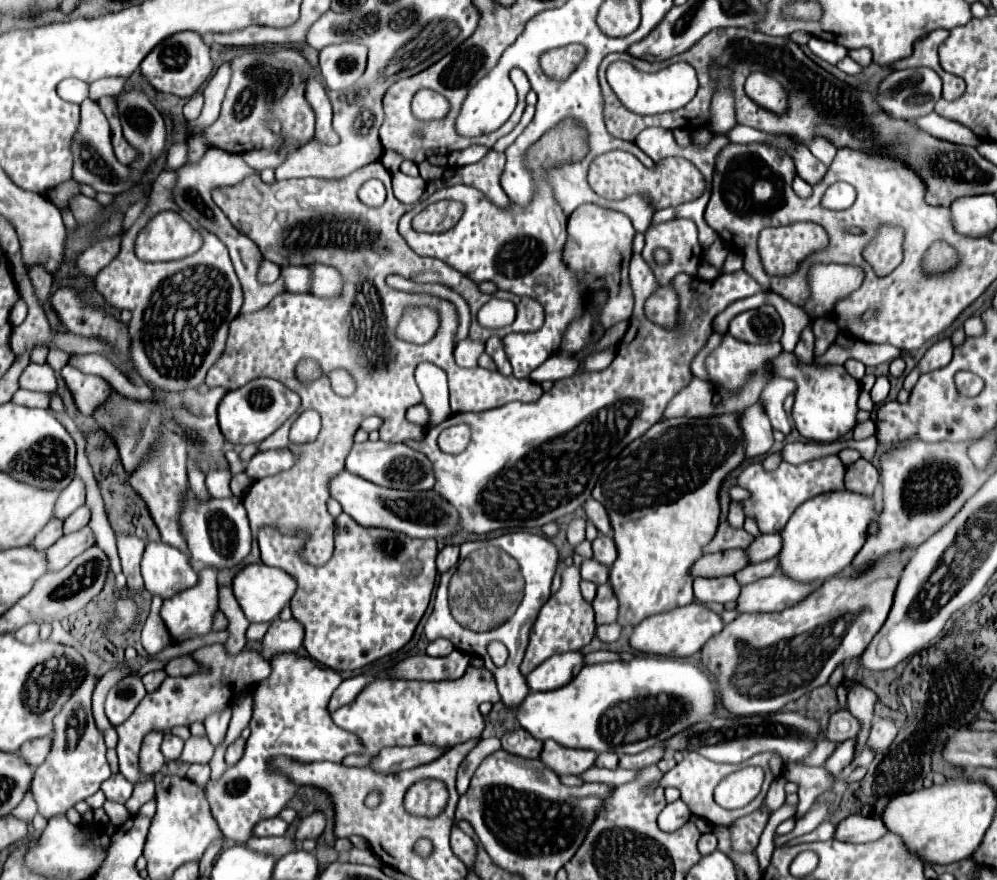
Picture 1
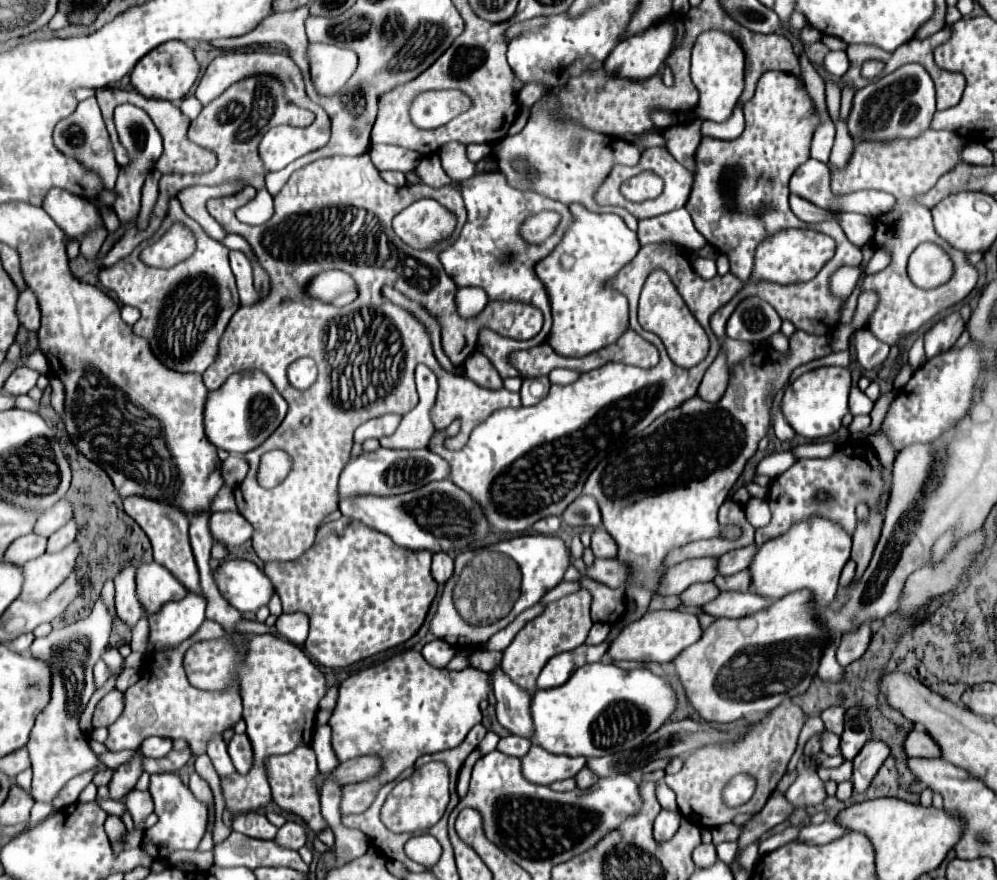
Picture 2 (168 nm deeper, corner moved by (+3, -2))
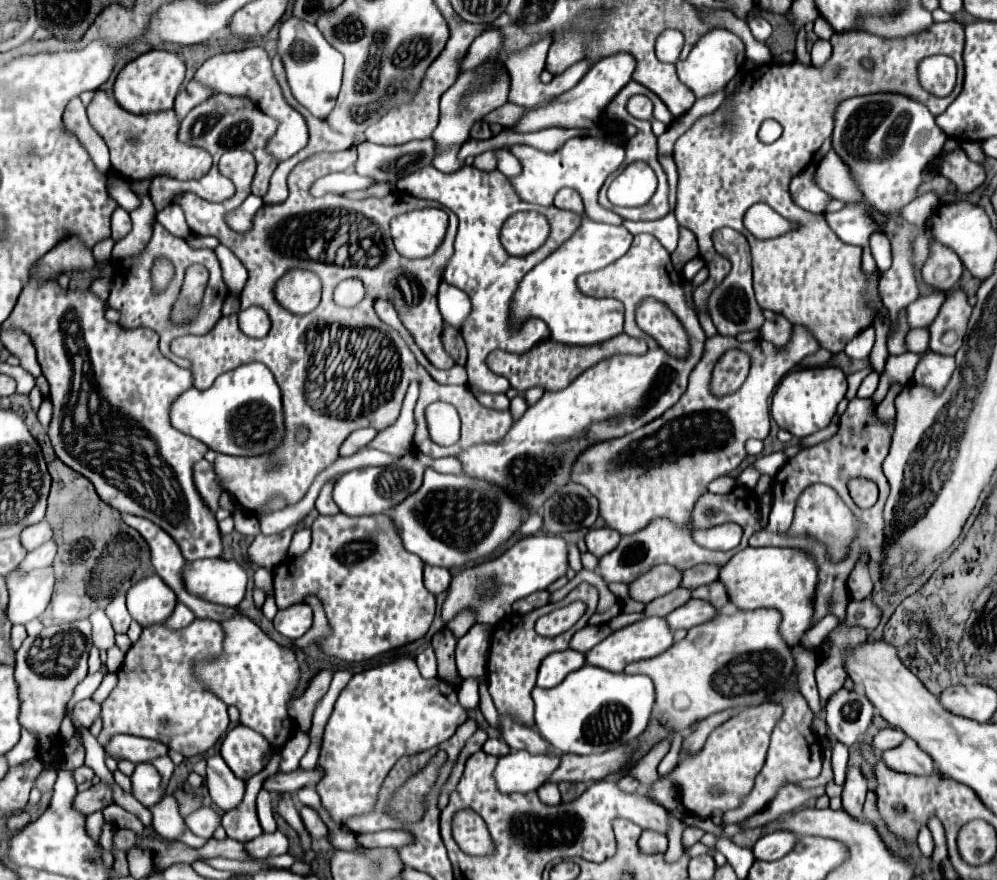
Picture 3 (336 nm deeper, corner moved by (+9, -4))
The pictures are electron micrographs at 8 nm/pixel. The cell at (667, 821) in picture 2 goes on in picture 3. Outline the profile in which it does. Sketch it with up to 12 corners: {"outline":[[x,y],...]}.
{"outline":[[644,830],[638,846],[642,852],[666,852],[666,835]]}

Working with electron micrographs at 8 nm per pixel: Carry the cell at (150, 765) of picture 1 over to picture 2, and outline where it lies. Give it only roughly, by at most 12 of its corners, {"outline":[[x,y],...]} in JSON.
{"outline":[[140,758],[114,770],[112,800],[122,800],[142,774]]}

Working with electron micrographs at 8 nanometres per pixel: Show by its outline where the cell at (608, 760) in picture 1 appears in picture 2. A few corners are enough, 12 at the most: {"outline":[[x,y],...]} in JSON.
{"outline":[[588,768],[574,776],[576,786],[586,790],[598,782],[598,776]]}

